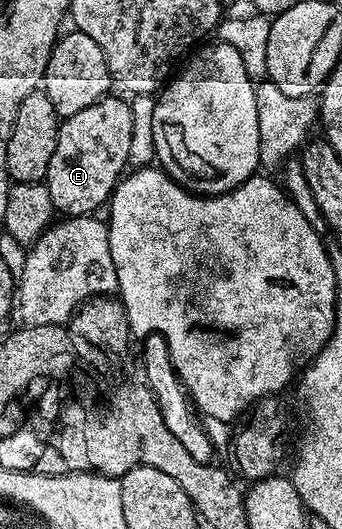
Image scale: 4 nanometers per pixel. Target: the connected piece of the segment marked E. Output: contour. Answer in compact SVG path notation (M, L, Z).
M105 97L94 105L86 105L82 113L74 113L74 117L63 120L56 132L56 148L54 157L50 157L50 165L46 176L50 201L61 216L91 216L99 212L100 206L111 200L117 183L120 182L129 166L127 154L130 148L130 137L133 132L133 118L127 102Z

